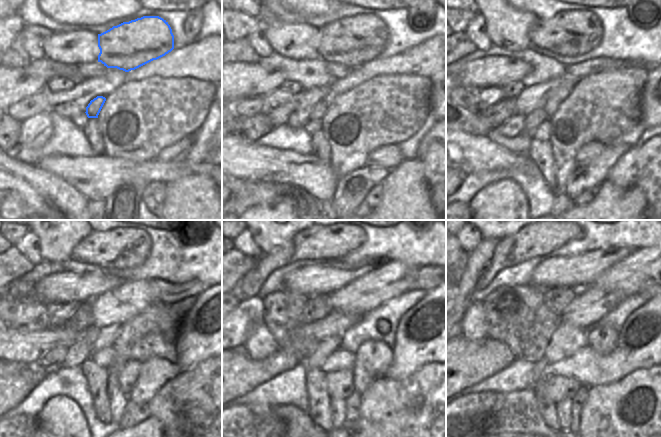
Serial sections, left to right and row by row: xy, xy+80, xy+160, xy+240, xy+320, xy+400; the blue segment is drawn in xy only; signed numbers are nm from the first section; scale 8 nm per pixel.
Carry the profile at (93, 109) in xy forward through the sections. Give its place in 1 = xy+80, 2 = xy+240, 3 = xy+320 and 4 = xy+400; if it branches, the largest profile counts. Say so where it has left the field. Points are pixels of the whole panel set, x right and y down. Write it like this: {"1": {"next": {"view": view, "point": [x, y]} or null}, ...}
{"1": {"next": {"view": "xy+80", "point": [319, 109]}}, "2": {"next": {"view": "xy+240", "point": [81, 350]}}, "3": {"next": {"view": "xy+320", "point": [242, 374]}}, "4": {"next": {"view": "xy+400", "point": [466, 362]}}}

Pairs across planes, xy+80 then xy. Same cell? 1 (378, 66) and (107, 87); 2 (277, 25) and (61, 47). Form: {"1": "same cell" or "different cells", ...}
{"1": "different cells", "2": "same cell"}

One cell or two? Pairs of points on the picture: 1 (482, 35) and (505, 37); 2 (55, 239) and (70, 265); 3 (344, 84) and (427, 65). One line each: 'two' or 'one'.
1: two
2: two
3: one

